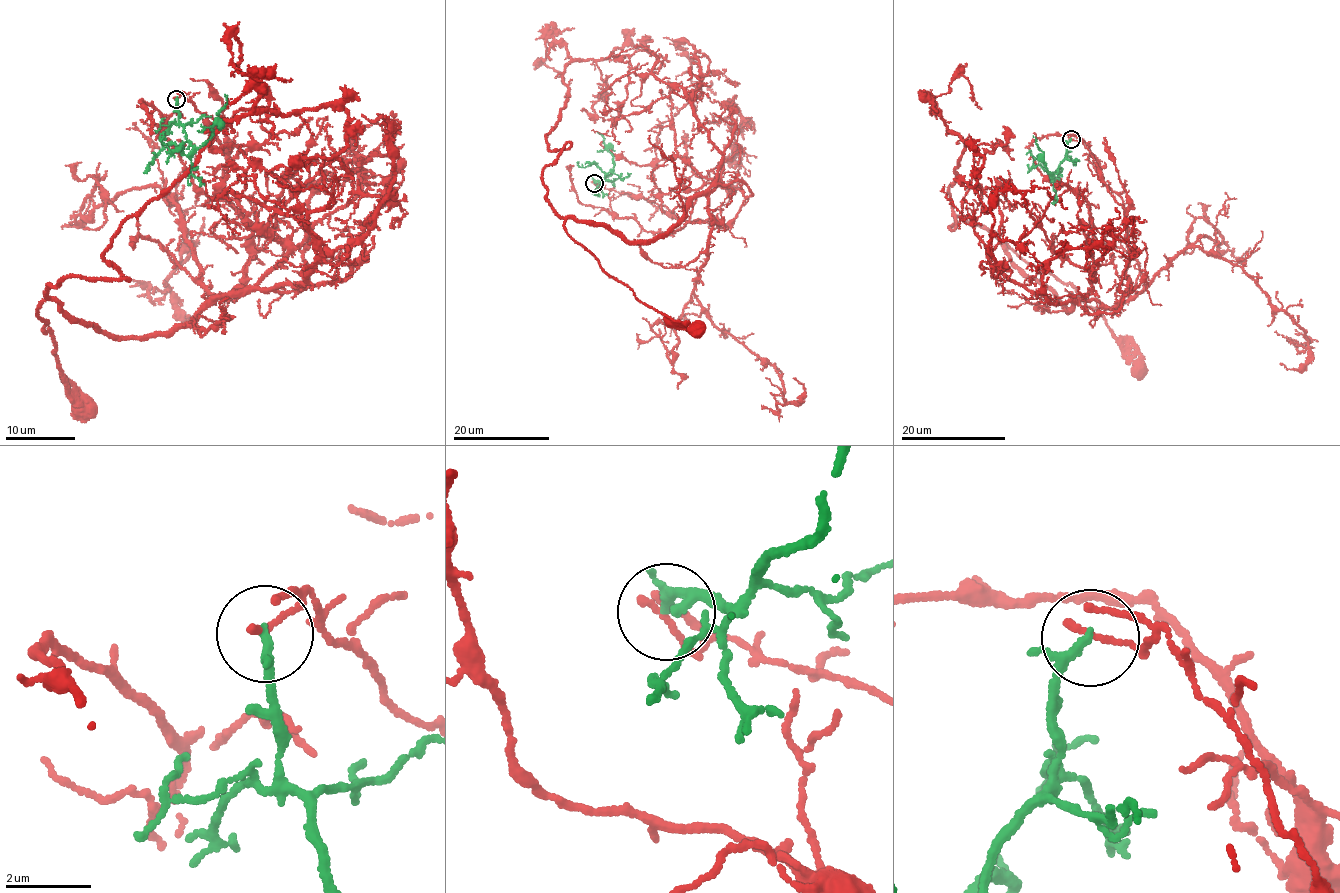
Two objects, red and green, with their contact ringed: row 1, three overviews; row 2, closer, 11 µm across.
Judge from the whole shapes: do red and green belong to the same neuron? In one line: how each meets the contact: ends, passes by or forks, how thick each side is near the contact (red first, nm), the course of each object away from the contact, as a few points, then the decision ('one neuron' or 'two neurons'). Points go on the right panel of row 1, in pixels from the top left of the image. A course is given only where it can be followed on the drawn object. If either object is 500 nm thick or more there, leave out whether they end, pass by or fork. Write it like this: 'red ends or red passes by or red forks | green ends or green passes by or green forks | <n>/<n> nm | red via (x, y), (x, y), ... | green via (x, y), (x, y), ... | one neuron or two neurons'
red ends | green passes by | 160/150 nm | red via (1070, 139), (1082, 141), (1124, 207), (1120, 302), (1070, 295), (1067, 310), (1004, 244), (1069, 283), (1140, 370) | green via (1071, 139), (1057, 174), (1052, 175), (1041, 160), (1044, 153), (1033, 136) | two neurons

